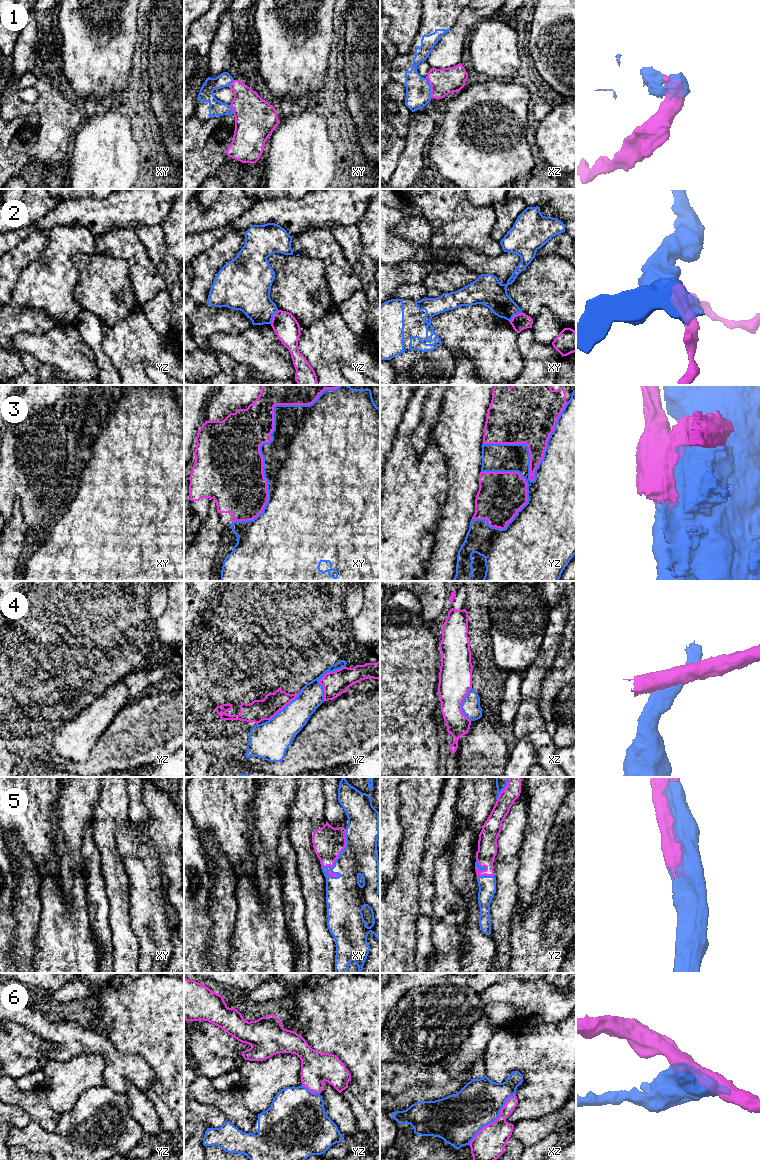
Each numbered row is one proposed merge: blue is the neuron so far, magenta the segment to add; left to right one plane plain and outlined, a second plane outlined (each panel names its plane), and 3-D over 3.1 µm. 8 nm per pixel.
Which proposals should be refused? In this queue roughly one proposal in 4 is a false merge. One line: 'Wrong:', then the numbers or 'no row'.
Wrong: 1, 2, 3, 4, 6

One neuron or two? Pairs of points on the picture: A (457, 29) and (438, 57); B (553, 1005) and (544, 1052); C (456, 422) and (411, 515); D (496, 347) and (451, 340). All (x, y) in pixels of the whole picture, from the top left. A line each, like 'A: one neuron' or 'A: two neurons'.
A: one neuron
B: two neurons
C: two neurons
D: one neuron

